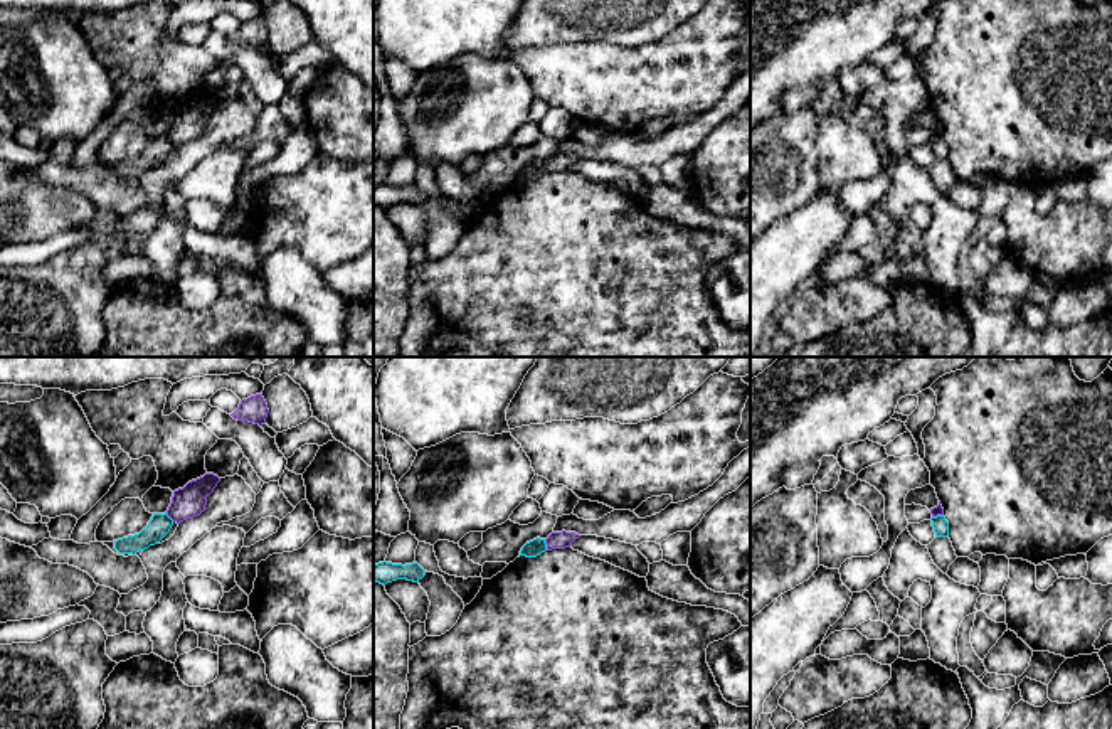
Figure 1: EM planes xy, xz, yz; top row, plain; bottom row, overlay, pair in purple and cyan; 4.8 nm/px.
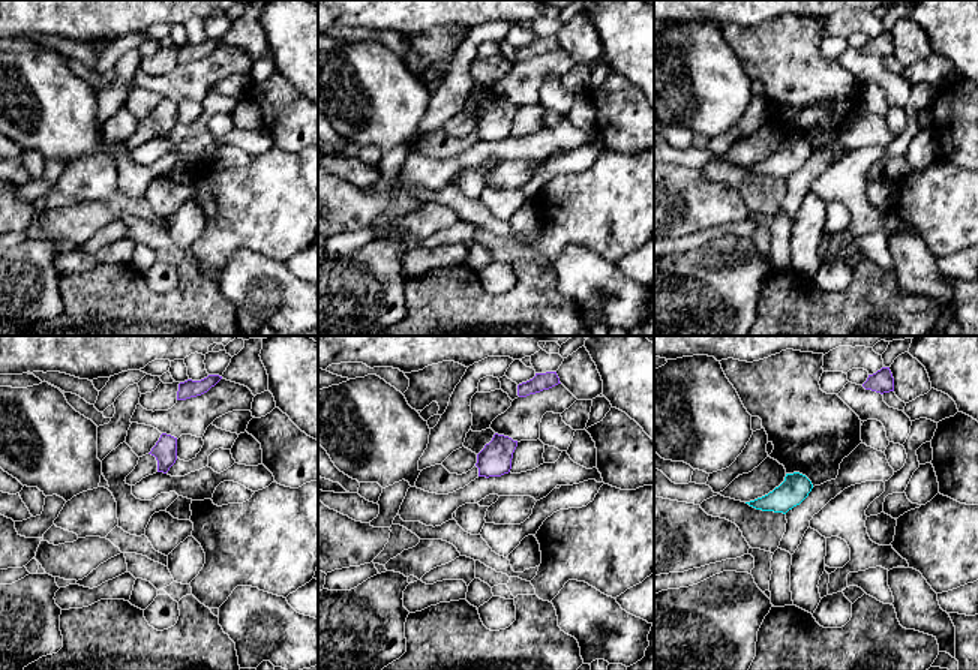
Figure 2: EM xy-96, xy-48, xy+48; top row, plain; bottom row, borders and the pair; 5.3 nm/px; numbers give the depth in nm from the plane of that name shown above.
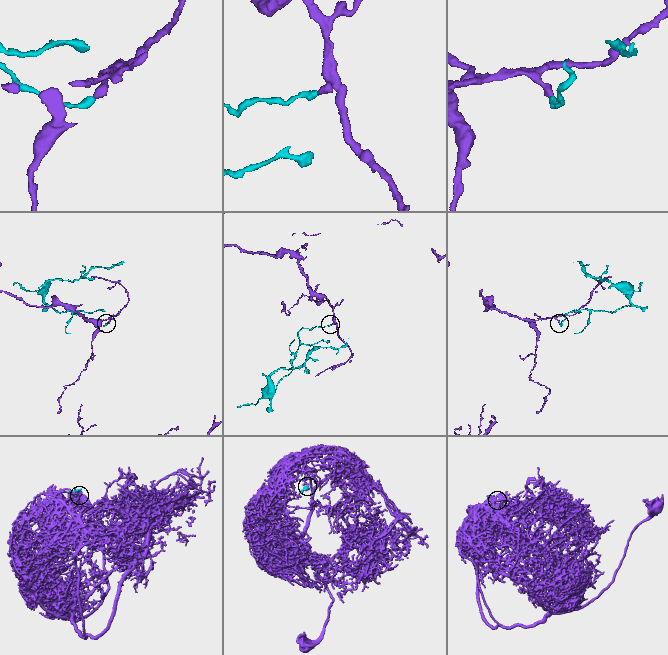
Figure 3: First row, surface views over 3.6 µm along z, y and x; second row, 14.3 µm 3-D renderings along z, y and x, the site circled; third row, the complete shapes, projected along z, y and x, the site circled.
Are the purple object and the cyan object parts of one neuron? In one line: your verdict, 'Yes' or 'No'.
No

